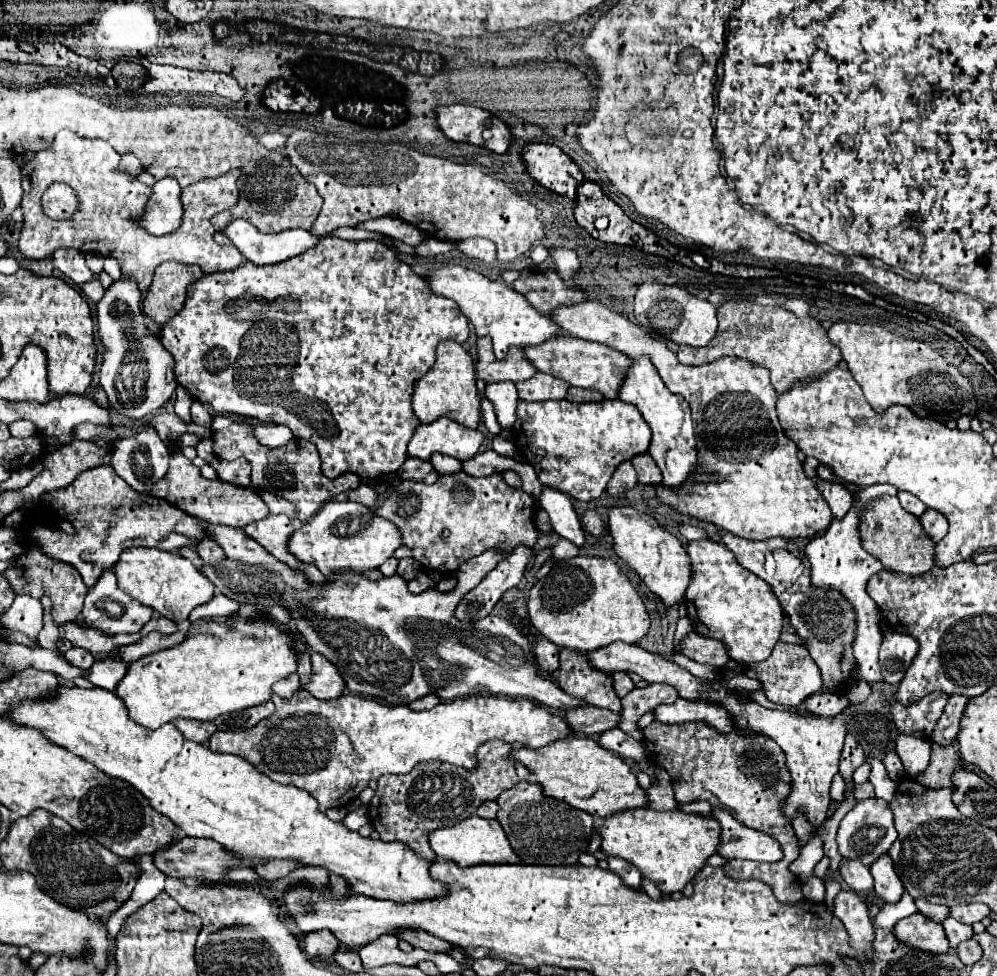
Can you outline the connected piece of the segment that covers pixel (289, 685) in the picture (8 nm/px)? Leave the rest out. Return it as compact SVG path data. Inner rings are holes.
M291 673L289 677L277 681L273 685L273 691L279 695L279 697L291 697L291 693L295 693L299 689L299 677L297 673Z

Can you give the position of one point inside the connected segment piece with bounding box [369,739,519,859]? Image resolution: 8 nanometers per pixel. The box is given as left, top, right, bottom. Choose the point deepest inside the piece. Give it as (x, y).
(405, 808)

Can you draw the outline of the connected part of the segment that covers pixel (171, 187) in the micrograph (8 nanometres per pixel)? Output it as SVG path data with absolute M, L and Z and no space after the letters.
M161 179L153 185L153 191L147 199L145 213L137 217L139 227L149 235L167 235L179 229L183 217L181 205L181 187L171 179Z

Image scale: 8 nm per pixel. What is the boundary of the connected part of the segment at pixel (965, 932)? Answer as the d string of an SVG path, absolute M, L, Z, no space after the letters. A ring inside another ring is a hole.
M945 917L943 921L941 921L941 925L943 925L943 929L945 929L945 935L947 935L947 939L949 939L949 943L951 943L951 949L955 949L961 941L967 941L967 939L971 939L971 933L973 933L973 929L969 927L969 925L965 925L965 923L959 923L959 921L955 921L953 917Z

